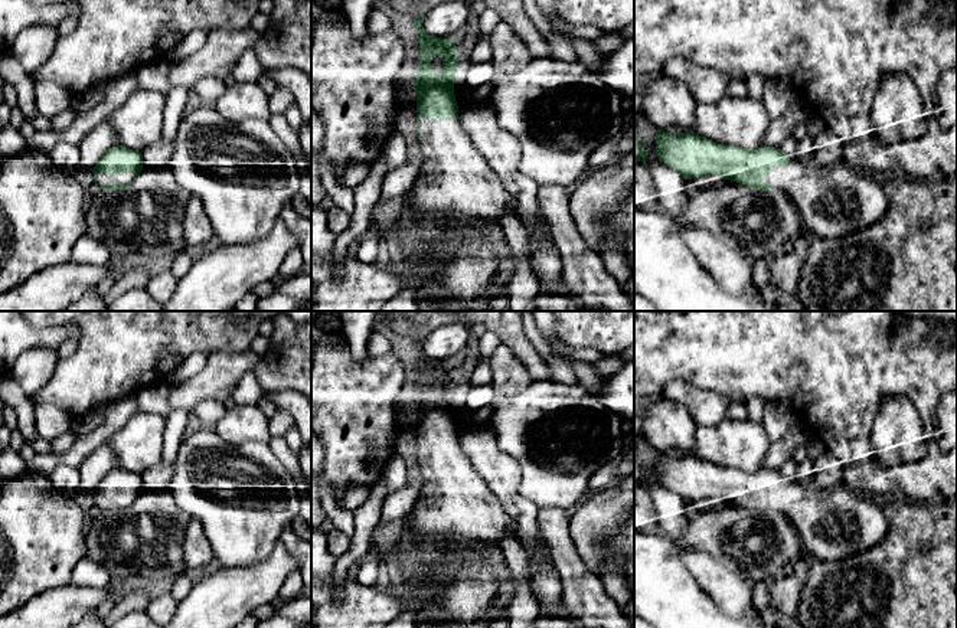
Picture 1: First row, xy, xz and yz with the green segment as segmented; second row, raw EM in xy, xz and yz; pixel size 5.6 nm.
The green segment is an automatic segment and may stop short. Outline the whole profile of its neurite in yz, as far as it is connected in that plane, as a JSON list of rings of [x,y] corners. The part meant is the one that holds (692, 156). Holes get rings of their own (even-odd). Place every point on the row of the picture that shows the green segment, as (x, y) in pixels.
[[[659,130],[656,156],[679,171],[685,180],[719,176],[755,190],[778,189],[796,205],[809,233],[824,239],[840,238],[873,225],[885,215],[889,205],[882,177],[852,169],[845,160],[820,169],[764,144],[755,150],[745,150],[718,144],[695,131],[672,135],[664,130]]]

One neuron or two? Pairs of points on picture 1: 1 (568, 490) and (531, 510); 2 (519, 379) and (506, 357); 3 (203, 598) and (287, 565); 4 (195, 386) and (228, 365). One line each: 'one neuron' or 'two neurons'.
1: two neurons
2: one neuron
3: one neuron
4: one neuron

